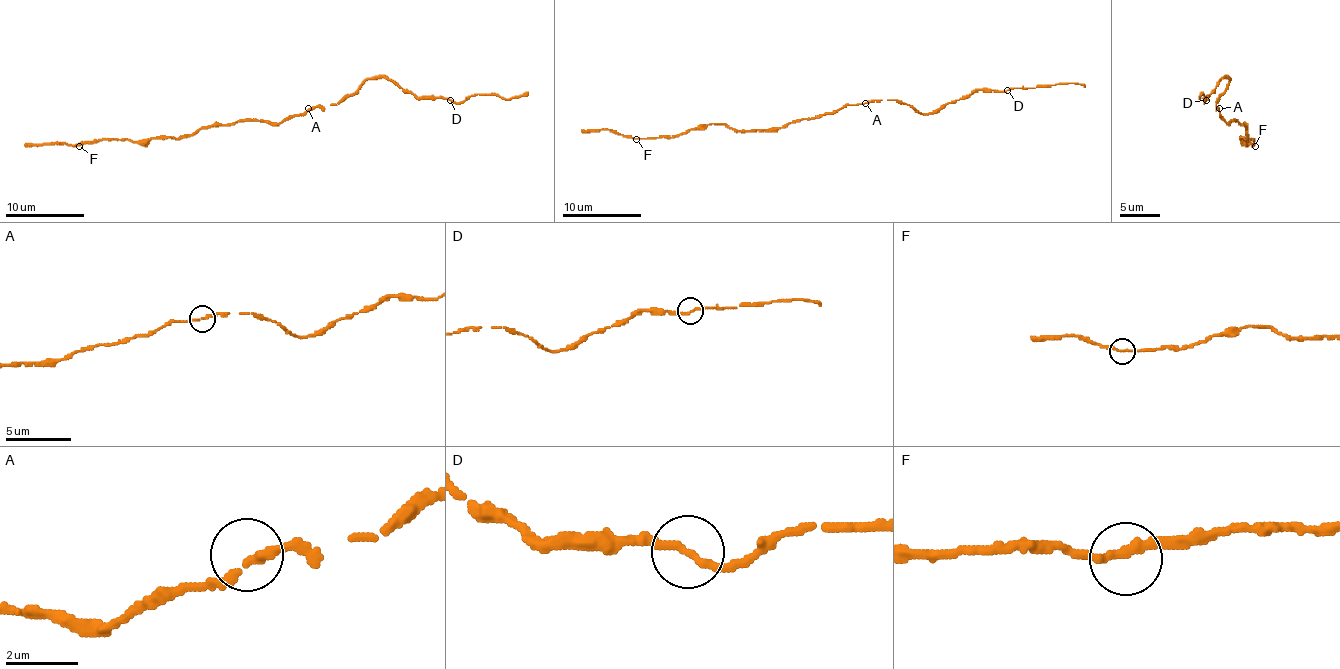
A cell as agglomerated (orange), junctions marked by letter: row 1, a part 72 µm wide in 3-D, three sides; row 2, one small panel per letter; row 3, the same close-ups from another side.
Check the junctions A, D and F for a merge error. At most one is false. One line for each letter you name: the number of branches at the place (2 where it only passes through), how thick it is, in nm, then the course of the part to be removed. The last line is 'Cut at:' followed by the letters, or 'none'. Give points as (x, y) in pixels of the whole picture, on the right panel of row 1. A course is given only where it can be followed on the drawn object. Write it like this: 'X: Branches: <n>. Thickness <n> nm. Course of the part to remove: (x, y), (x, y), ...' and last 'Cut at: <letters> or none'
Cut at: none

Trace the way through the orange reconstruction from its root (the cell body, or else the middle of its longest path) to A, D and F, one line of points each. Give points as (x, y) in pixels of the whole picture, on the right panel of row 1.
A: (1223, 120), (1219, 108)
D: (1223, 120), (1215, 104), (1229, 78), (1223, 76), (1205, 100)
F: (1223, 120), (1243, 124), (1247, 136), (1239, 138), (1243, 142), (1253, 140), (1255, 146)

